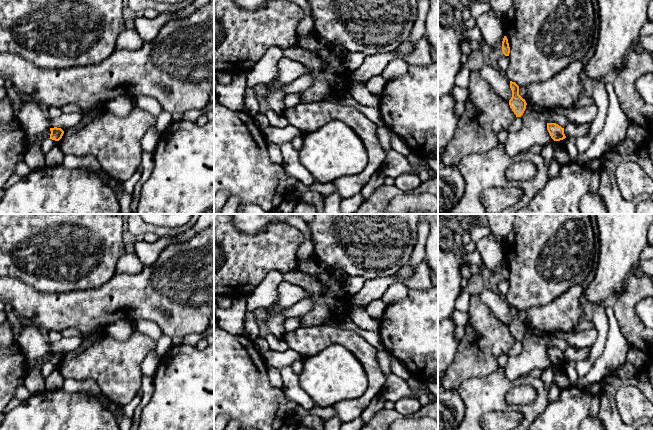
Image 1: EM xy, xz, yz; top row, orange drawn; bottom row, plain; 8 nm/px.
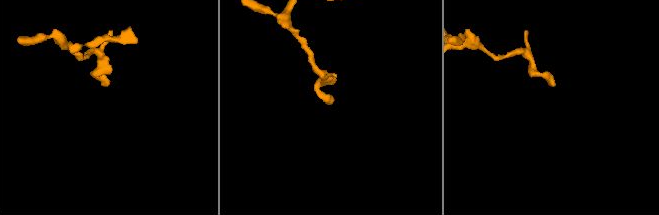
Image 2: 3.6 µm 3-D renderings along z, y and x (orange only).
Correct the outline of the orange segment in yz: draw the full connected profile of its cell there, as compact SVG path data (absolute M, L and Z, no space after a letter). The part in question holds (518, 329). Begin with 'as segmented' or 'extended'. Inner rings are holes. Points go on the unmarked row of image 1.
as segmented; M510 305L510 312L512 314L512 321L509 324L509 329L516 341L521 341L526 333L526 325L519 319L519 310Z

